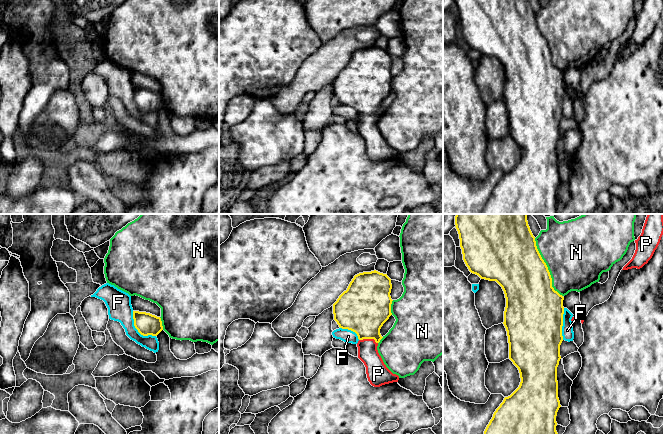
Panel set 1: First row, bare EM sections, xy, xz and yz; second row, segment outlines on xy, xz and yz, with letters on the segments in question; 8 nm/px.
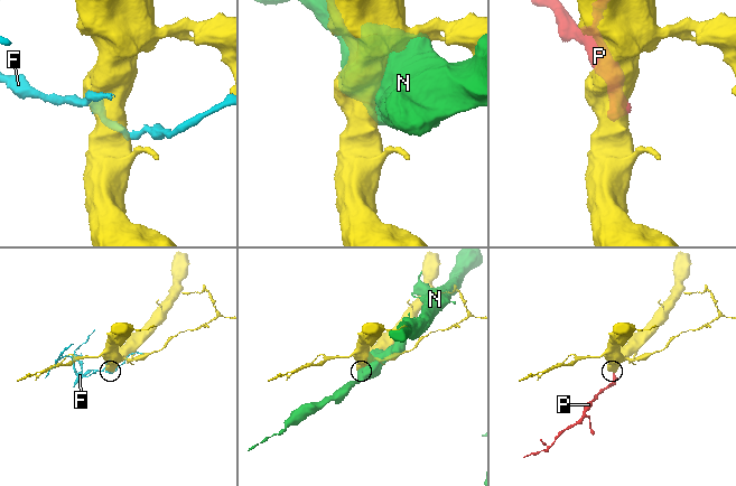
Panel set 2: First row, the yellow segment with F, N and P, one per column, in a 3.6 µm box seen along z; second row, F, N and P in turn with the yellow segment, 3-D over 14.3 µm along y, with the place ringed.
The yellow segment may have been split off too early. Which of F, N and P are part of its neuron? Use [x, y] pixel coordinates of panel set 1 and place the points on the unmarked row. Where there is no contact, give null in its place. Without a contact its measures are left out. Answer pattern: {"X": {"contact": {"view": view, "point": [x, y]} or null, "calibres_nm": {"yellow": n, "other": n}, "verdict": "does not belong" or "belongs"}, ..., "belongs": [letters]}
{"F": {"contact": {"view": "xy", "point": [137, 105]}, "calibres_nm": {"yellow": 180, "other": 190}, "verdict": "does not belong"}, "N": {"contact": {"view": "yz", "point": [547, 44]}, "calibres_nm": {"yellow": 420, "other": 480}, "verdict": "does not belong"}, "P": {"contact": {"view": "xz", "point": [368, 114]}, "calibres_nm": {"yellow": 400, "other": 160}, "verdict": "belongs"}, "belongs": ["P"]}

